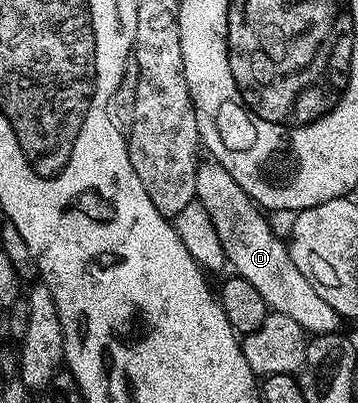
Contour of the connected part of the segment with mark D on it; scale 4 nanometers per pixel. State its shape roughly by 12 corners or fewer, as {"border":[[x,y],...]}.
{"border":[[214,161],[195,196],[230,270],[312,336],[341,320],[268,216]]}

